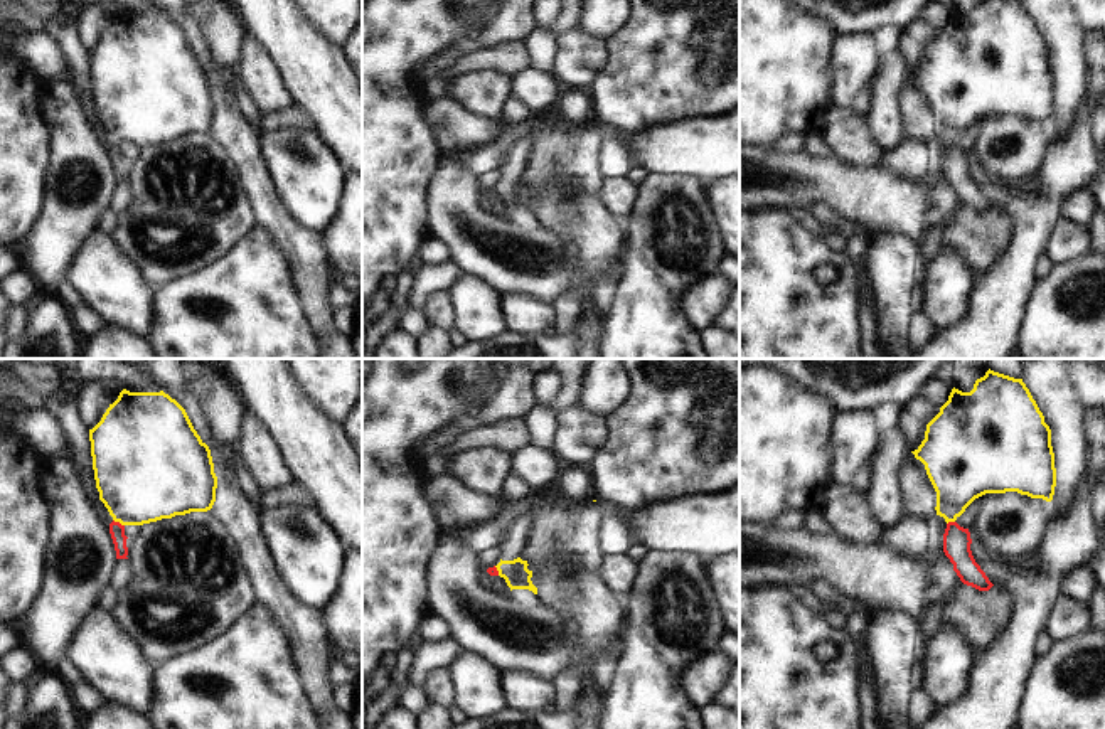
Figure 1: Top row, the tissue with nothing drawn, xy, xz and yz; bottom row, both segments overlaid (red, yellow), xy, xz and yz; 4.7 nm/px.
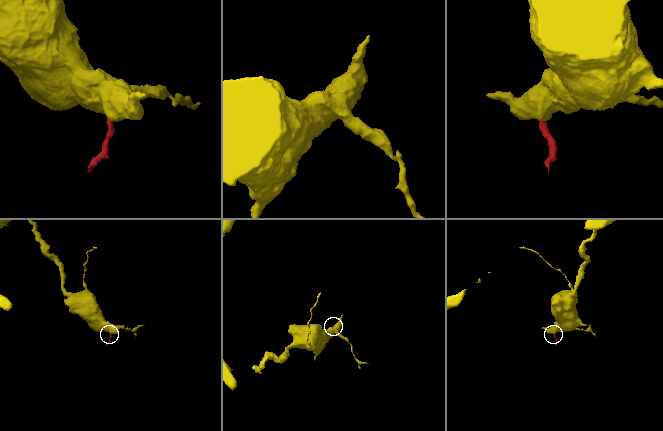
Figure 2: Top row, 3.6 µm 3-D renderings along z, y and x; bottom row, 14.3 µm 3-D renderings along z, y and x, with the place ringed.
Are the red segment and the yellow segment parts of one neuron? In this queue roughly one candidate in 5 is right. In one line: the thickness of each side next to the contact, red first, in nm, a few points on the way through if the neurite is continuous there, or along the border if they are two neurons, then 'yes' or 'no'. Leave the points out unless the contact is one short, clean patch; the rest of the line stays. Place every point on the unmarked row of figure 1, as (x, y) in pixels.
calibres 70 and 440 nm; border xy (113, 142), (123, 148); no

